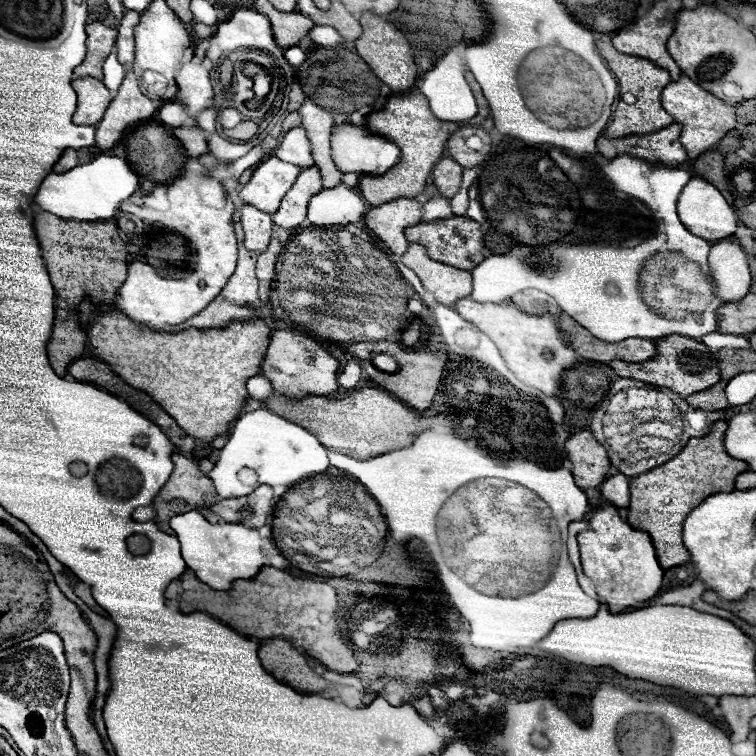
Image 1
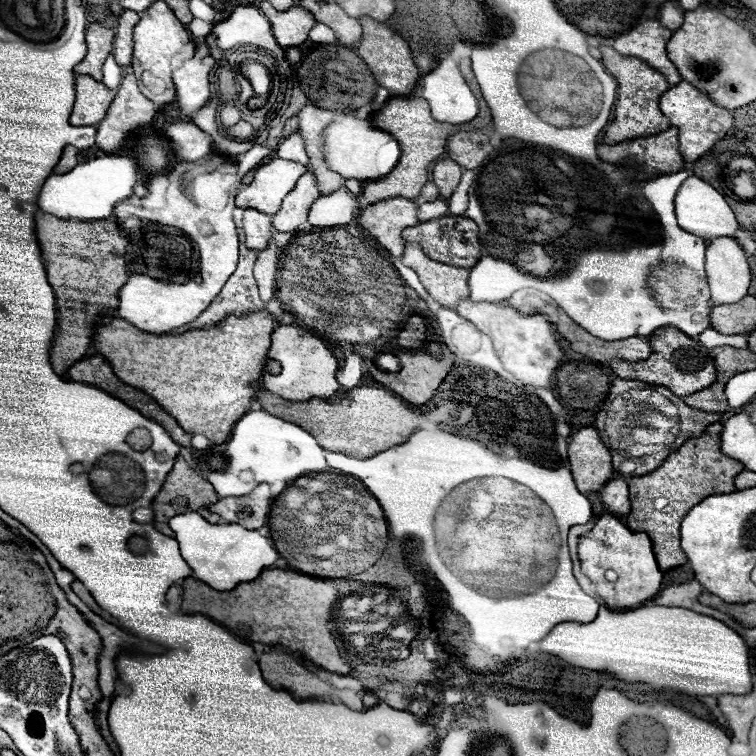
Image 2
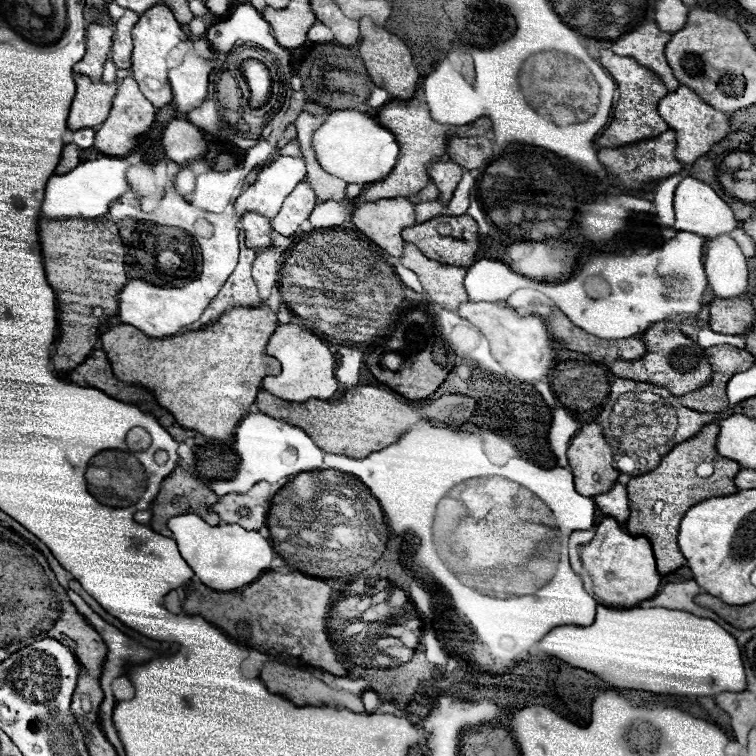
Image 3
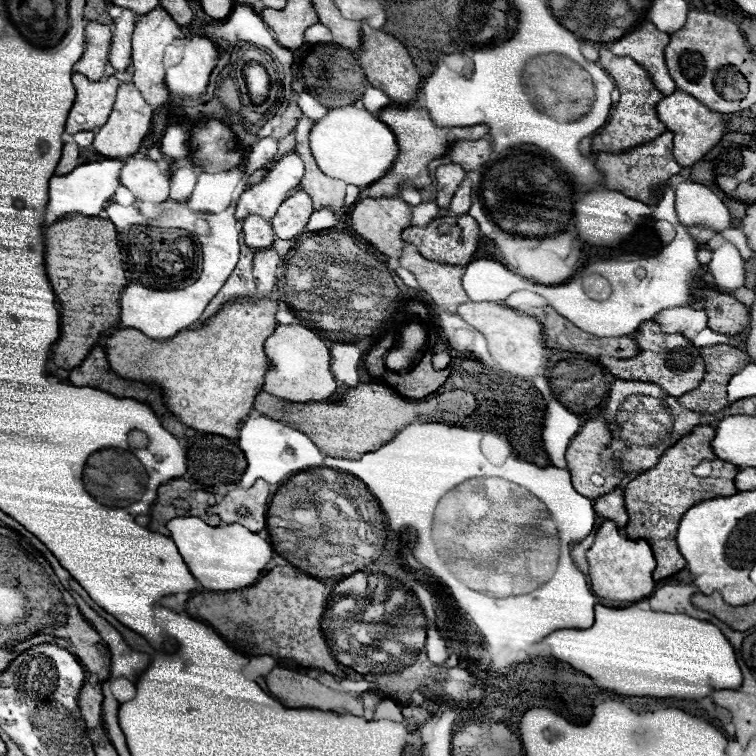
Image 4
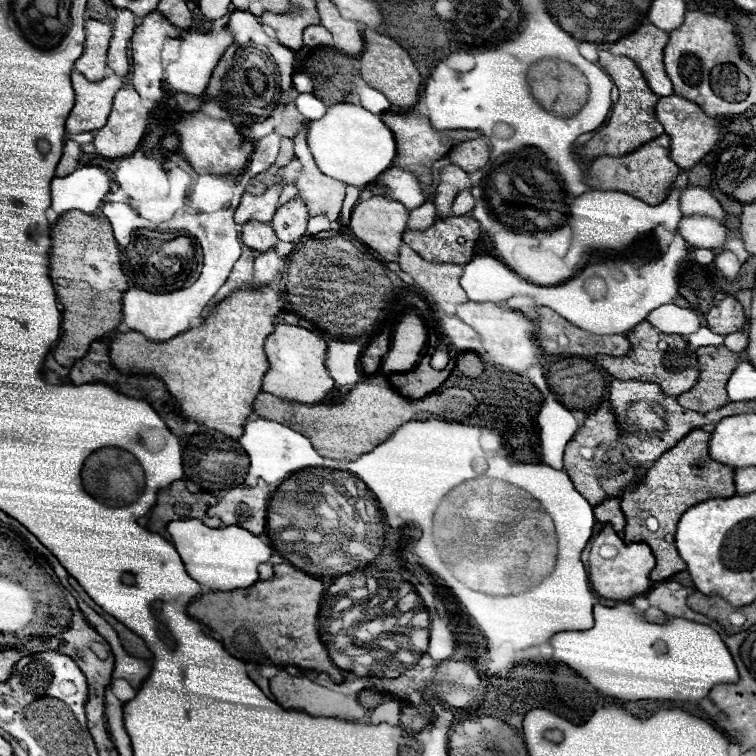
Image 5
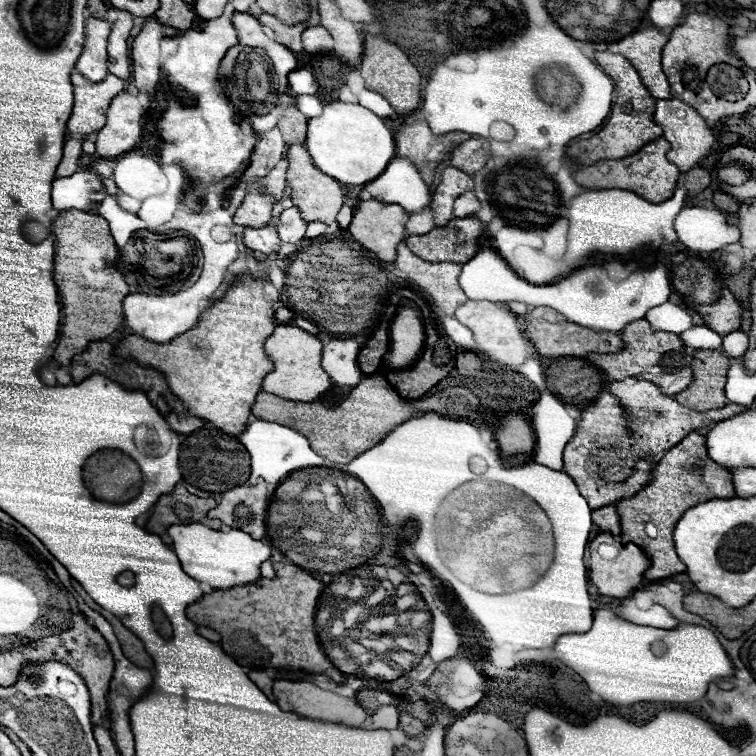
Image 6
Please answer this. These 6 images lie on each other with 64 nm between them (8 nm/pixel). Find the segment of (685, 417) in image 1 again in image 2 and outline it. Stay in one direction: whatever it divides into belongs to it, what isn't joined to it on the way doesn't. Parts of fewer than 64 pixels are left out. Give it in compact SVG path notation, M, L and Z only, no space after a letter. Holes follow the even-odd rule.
M618 378L612 384L610 394L608 394L602 410L596 414L593 426L598 430L602 442L610 449L616 450L622 458L638 458L636 474L646 474L646 472L656 470L668 458L668 454L680 446L680 442L698 437L708 425L724 420L724 412L710 413L690 408L684 404L682 398L672 394L668 388L662 390L662 394L666 398L654 390L632 390L632 388L648 388L648 384ZM624 390L628 390L628 392L624 392ZM608 406L610 406L610 410L606 414ZM681 433L684 440L679 438ZM674 440L676 440L676 444L674 444ZM668 446L672 446L672 450ZM664 448L668 448L668 450L664 450Z

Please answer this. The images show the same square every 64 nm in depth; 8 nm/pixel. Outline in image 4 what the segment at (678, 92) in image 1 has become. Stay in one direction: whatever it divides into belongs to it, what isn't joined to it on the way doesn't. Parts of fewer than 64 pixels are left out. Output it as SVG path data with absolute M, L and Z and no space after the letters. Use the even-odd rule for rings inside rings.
M676 90L674 94L666 96L658 106L656 106L660 120L666 124L670 132L674 132L674 160L680 162L680 166L692 166L696 160L700 160L712 146L720 142L724 136L724 120L720 112L712 112L704 104L700 104L694 96Z

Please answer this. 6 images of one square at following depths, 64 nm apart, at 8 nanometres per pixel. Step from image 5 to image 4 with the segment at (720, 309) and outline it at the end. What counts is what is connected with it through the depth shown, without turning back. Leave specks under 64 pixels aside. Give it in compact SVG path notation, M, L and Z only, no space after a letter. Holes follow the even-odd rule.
M716 294L704 300L708 312L708 326L720 334L740 334L750 324L750 308L734 296Z

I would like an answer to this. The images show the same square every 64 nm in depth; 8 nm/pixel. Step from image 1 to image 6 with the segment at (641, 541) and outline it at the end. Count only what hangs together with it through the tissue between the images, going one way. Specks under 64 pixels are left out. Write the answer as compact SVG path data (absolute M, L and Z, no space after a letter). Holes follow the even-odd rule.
M602 532L598 534L592 542L590 542L590 580L592 584L598 588L598 592L602 596L612 596L612 598L628 598L632 592L640 590L644 586L644 572L652 566L652 560L644 554L642 548L638 548L636 544L620 544L610 532ZM600 544L614 544L618 548L618 556L612 560L606 560L598 554L598 546Z

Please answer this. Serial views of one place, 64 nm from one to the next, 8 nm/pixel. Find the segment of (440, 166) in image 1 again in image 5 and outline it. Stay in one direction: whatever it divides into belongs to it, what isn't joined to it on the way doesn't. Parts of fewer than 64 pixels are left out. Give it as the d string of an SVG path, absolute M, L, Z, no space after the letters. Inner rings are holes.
M448 164L440 170L440 184L436 188L436 196L434 196L434 206L438 212L438 218L448 218L448 214L452 212L452 202L456 198L456 194L464 188L472 188L468 174L454 164Z

